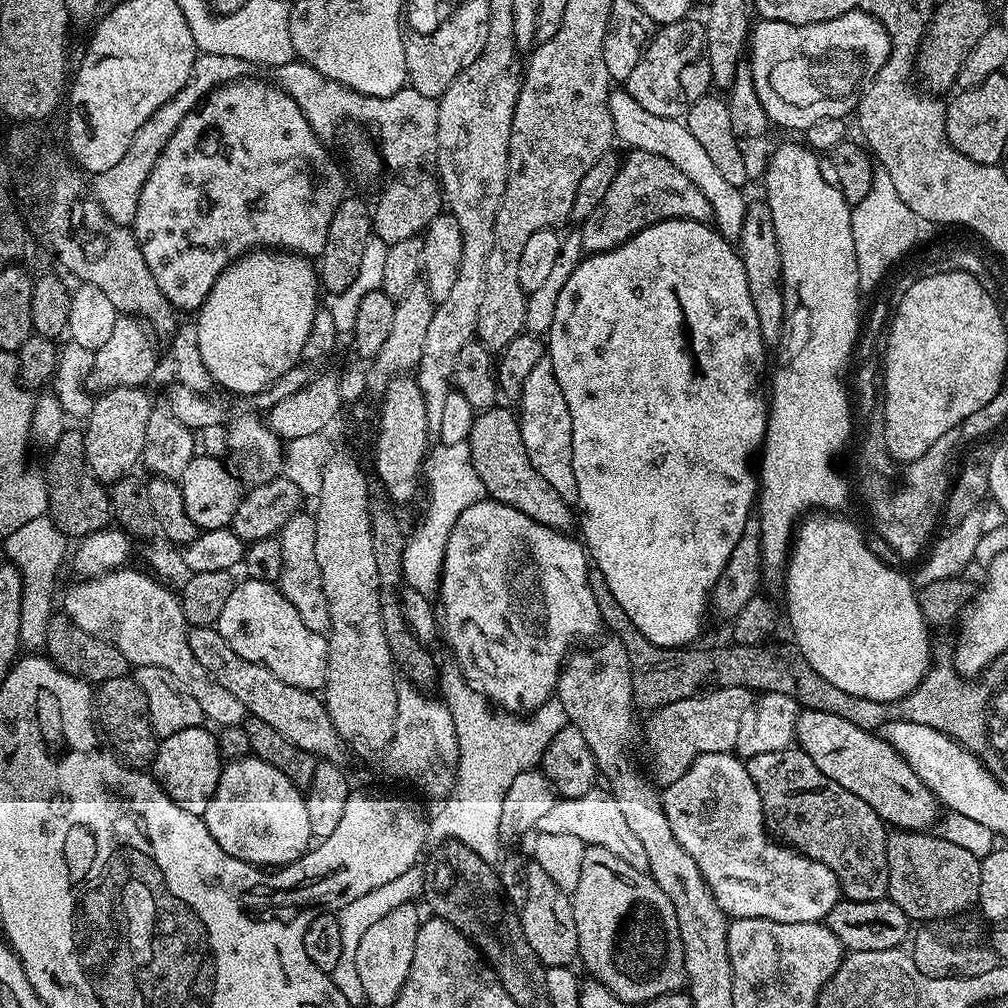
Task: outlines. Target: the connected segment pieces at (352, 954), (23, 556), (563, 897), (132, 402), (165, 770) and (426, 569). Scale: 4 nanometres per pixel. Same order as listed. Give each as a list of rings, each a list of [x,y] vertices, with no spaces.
[[[419,867],[411,868],[406,873],[399,875],[398,878],[394,878],[393,881],[370,891],[368,895],[363,895],[362,898],[350,902],[350,905],[340,909],[337,913],[336,917],[342,937],[342,953],[338,966],[334,966],[334,970],[330,975],[334,986],[338,986],[338,990],[342,990],[342,998],[346,998],[349,1006],[363,1005],[365,1003],[362,981],[358,979],[358,966],[356,965],[356,949],[362,935],[366,934],[367,930],[370,930],[370,926],[374,926],[375,922],[384,918],[390,910],[415,901],[423,893],[423,890],[423,871]]]
[[[45,514],[18,526],[9,536],[3,537],[4,552],[9,561],[16,565],[22,582],[22,602],[20,603],[20,647],[24,650],[43,649],[46,626],[54,614],[52,591],[56,588],[56,571],[60,563],[69,555],[69,537],[64,535],[52,517]]]
[[[536,861],[527,863],[527,898],[519,911],[523,937],[541,964],[548,968],[567,968],[579,957],[578,932],[574,923],[571,897],[551,881]]]
[[[143,387],[112,388],[95,397],[92,412],[86,417],[88,428],[83,429],[86,446],[86,462],[96,479],[111,486],[117,480],[129,475],[135,464],[141,463],[146,442],[146,422],[150,422],[150,414],[154,404],[144,393]]]
[[[201,726],[190,730],[178,730],[178,734],[163,737],[156,745],[156,758],[150,765],[154,779],[161,790],[178,806],[182,806],[182,810],[195,816],[203,816],[206,806],[210,806],[210,798],[214,798],[214,790],[218,790],[218,778],[222,767],[222,757],[216,737],[206,729],[207,727]]]
[[[468,441],[437,445],[425,457],[424,478],[428,482],[428,496],[432,501],[424,512],[422,524],[411,534],[404,545],[404,584],[421,590],[439,589],[440,571],[444,565],[444,551],[448,532],[454,522],[472,504],[485,499],[482,478],[472,465]]]

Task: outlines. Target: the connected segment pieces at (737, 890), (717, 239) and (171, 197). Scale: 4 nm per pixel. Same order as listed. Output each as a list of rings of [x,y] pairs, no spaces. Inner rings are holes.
[[[732,752],[699,756],[686,774],[678,778],[678,782],[663,789],[662,799],[674,838],[682,850],[686,850],[686,854],[698,862],[698,870],[702,870],[702,878],[708,883],[725,916],[766,918],[774,922],[820,922],[842,898],[840,883],[829,868],[822,866],[822,862],[814,862],[787,844],[770,839],[770,833],[764,826],[764,811],[758,790],[750,778],[745,761]]]
[[[663,220],[638,234],[634,234],[622,246],[609,252],[593,252],[585,255],[580,264],[568,278],[558,294],[558,304],[554,309],[553,322],[546,333],[546,355],[554,366],[554,374],[558,378],[558,386],[562,386],[562,394],[566,394],[566,406],[570,406],[570,426],[572,427],[572,449],[574,450],[574,482],[578,482],[578,498],[575,507],[578,509],[578,532],[582,543],[590,557],[591,563],[600,571],[604,584],[610,595],[616,599],[616,604],[628,615],[628,620],[645,636],[647,643],[653,648],[682,648],[693,643],[692,640],[704,628],[704,611],[710,608],[712,588],[718,582],[730,554],[734,554],[734,546],[742,538],[742,530],[753,515],[754,505],[758,500],[758,476],[754,471],[752,455],[757,455],[758,449],[764,443],[764,432],[768,429],[769,405],[766,403],[766,392],[760,389],[760,371],[764,368],[764,351],[766,345],[762,338],[762,330],[758,322],[758,313],[754,310],[754,301],[750,298],[750,286],[746,286],[746,270],[740,261],[739,251],[729,241],[725,240],[715,227],[699,220]]]
[[[252,79],[233,80],[230,84],[222,84],[212,89],[195,112],[186,114],[186,118],[182,118],[170,142],[166,142],[166,146],[158,154],[154,162],[154,170],[150,170],[150,178],[146,178],[146,186],[142,186],[142,194],[138,194],[138,208],[134,214],[134,222],[130,226],[131,230],[142,250],[142,258],[146,258],[146,266],[150,266],[150,274],[154,274],[154,282],[158,282],[158,290],[162,290],[162,294],[166,294],[173,308],[181,313],[192,314],[200,309],[206,302],[214,282],[228,269],[228,265],[261,246],[271,246],[273,249],[291,252],[305,258],[319,258],[326,246],[330,218],[334,218],[334,210],[338,210],[340,203],[346,199],[345,169],[343,167],[340,169],[332,161],[331,154],[324,149],[327,148],[325,141],[316,135],[306,114],[302,114],[298,102],[294,102],[294,98],[286,95],[275,83],[267,84],[264,80]]]

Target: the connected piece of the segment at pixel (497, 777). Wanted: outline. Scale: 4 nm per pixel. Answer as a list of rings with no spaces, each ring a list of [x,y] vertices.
[[[459,683],[446,685],[442,695],[443,703],[447,704],[454,718],[458,738],[456,782],[450,795],[441,803],[445,804],[432,820],[429,819],[428,836],[434,842],[460,841],[483,861],[495,865],[502,856],[498,822],[502,822],[502,801],[506,798],[506,790],[510,790],[518,774],[536,768],[543,761],[550,738],[568,723],[568,715],[562,710],[559,700],[553,698],[527,718],[517,718],[512,714],[495,716],[489,701],[475,687]]]

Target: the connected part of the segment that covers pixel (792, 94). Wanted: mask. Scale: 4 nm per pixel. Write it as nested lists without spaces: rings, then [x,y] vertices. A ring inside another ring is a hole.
[[[844,12],[838,18],[830,18],[826,22],[814,22],[813,24],[791,24],[790,22],[778,22],[777,20],[757,19],[750,32],[750,56],[751,52],[752,72],[750,72],[750,78],[754,82],[760,99],[763,101],[769,121],[773,125],[781,124],[784,128],[806,130],[810,126],[814,126],[814,122],[819,120],[838,120],[847,117],[847,112],[848,115],[855,113],[864,89],[872,83],[872,79],[880,73],[882,66],[888,61],[888,56],[892,52],[892,39],[888,37],[888,32],[882,26],[882,22],[868,12]],[[775,96],[788,108],[776,108]]]

